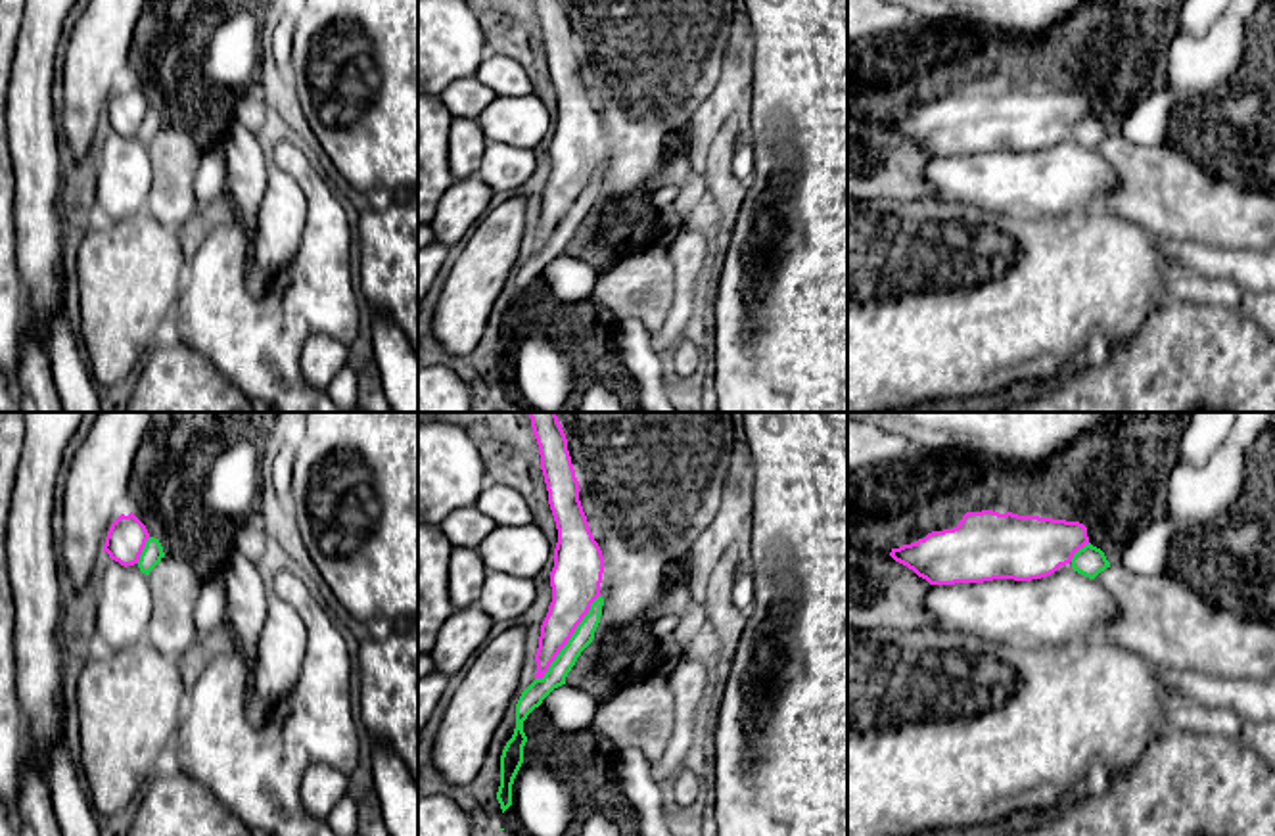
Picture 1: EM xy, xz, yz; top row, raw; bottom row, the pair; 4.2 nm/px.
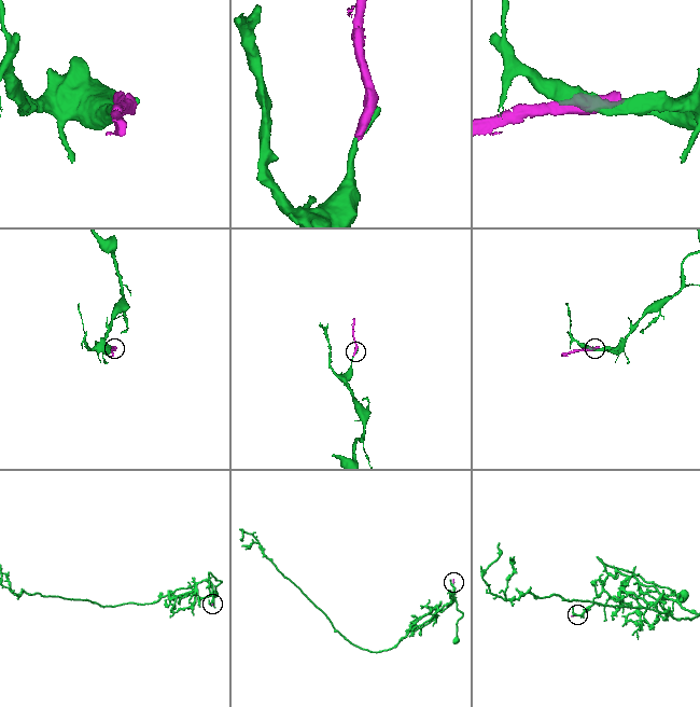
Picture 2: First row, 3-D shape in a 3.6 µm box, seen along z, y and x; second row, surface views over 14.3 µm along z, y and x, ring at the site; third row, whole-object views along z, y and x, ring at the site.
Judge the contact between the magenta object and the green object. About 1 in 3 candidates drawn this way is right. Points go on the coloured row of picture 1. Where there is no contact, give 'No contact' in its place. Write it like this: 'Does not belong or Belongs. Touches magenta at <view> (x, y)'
Does not belong. Touches magenta at xz (570, 637)

